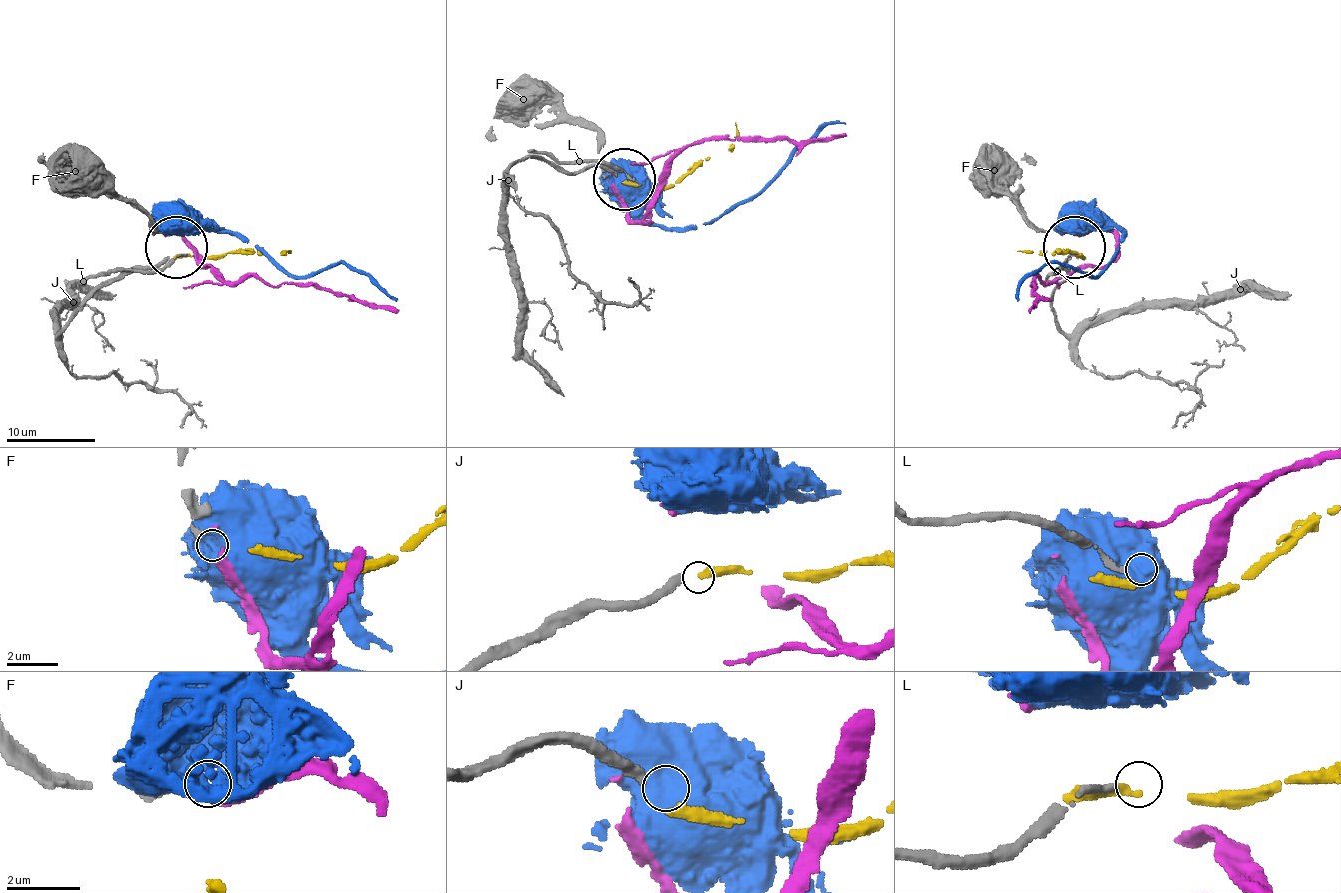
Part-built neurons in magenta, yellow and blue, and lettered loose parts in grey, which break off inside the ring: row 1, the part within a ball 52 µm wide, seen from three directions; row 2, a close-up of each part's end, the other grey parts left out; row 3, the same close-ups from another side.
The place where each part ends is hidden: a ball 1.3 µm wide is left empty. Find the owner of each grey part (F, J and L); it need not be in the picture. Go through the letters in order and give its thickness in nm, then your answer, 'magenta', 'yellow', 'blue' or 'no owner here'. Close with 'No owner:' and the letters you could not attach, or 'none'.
F: 150 nm | magenta
J: 280 nm | yellow
L: 220 nm | no owner here
No owner: L

